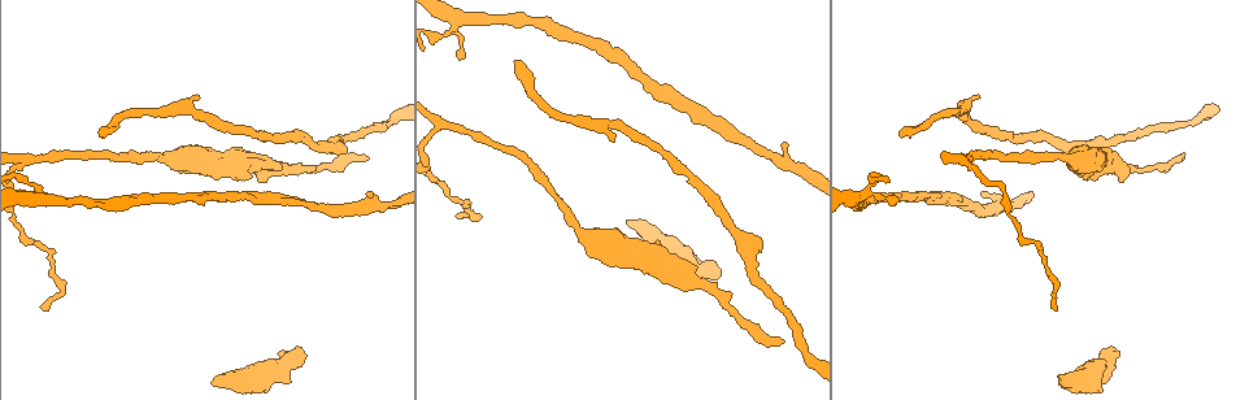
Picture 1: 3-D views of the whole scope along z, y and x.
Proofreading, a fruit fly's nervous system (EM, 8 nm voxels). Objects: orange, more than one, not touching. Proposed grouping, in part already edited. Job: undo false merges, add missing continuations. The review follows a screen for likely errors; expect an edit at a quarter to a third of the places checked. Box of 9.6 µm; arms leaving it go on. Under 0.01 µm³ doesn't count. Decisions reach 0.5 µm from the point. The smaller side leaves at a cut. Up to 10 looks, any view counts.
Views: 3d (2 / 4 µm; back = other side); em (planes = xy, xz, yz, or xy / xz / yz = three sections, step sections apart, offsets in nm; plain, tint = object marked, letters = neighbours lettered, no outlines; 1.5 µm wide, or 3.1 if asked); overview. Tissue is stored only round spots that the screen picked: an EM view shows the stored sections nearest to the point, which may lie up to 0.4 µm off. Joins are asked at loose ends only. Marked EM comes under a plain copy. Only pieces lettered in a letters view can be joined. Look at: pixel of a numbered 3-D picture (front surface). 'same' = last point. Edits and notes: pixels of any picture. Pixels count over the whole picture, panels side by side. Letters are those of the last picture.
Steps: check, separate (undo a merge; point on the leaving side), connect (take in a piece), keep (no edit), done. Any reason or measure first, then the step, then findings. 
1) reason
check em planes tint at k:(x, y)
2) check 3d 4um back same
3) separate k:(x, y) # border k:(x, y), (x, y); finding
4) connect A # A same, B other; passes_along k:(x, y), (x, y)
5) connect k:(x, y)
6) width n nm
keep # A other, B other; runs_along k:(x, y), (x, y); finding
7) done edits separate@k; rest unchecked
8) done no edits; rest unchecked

thin end
check em planes tint at 1:(367, 157)

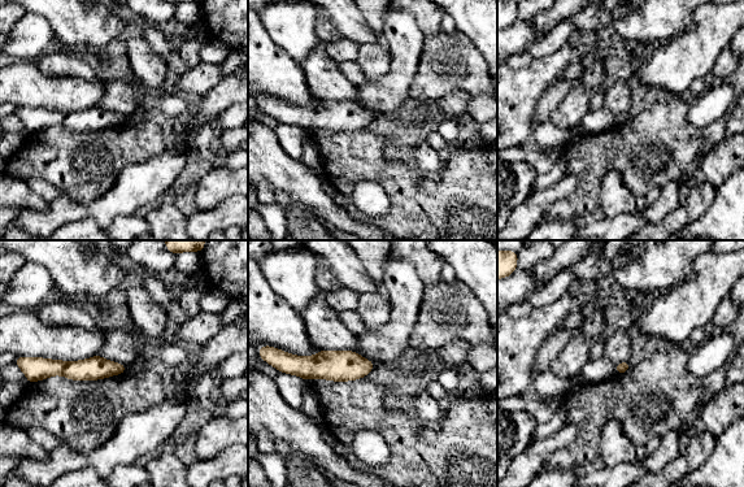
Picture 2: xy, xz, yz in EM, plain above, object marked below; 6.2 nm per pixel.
what lies round it
check em planes letters same

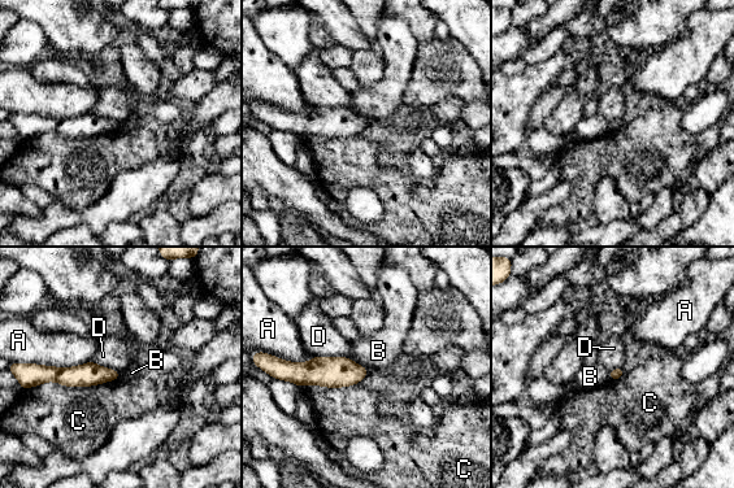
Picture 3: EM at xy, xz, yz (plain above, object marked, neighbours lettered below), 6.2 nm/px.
keep # A other, B other, C other, D other; border 3:(313, 354), (346, 356), (369, 373); none of them fits

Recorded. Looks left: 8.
free end
check em planes letters at 1:(458, 55)

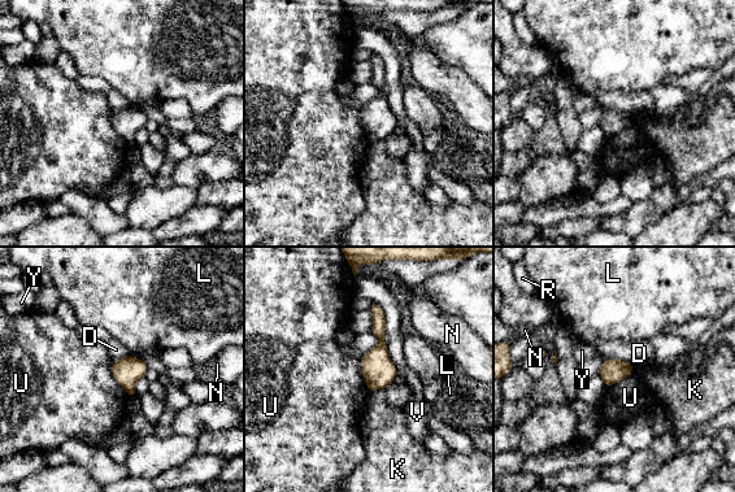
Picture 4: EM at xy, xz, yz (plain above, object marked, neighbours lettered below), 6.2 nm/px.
longest_contact U 260 nm
keep # D other, K other, L other, N other, R other, U other, V other, Y other; border 4:(112, 361), (112, 377), (130, 397); none of them fits

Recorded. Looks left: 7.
thin end
check 3d 2um at 1:(901, 132)

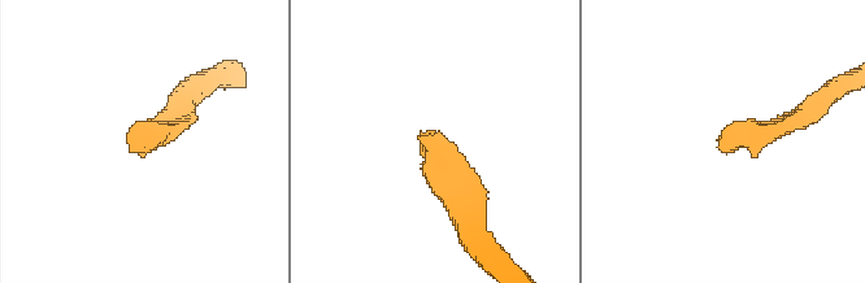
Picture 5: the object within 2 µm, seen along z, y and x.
now the EM
check em xz step 4 tint at 5:(719, 137)

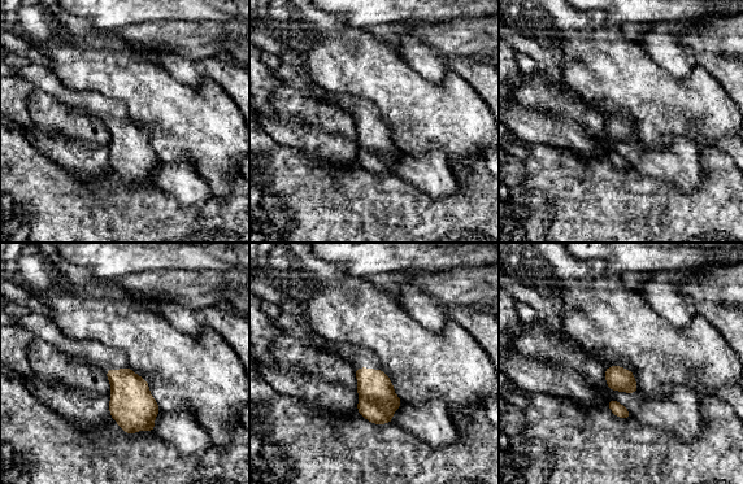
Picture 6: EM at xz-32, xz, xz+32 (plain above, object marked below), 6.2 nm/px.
check em planes letters same

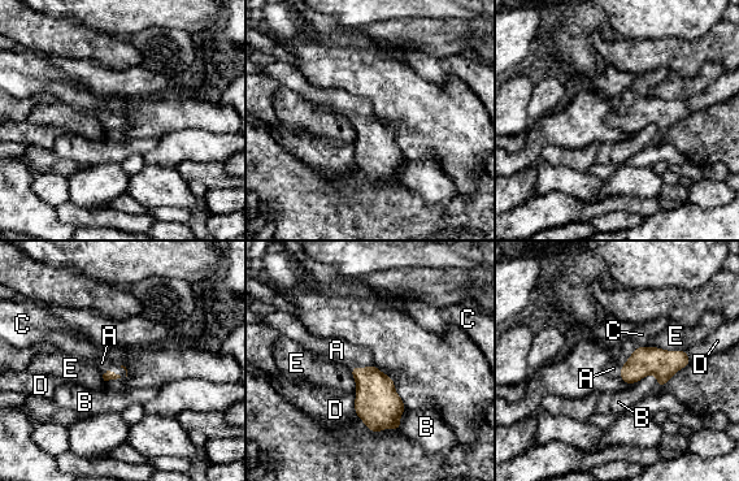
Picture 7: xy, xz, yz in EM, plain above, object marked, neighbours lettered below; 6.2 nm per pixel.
connect A # A same, B other, C other, D other, E other; passes_along 7:(113, 376), (112, 372), (101, 363); it goes on there

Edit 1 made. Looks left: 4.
thin end
check em xz step 8 letters at 1:(43, 307)

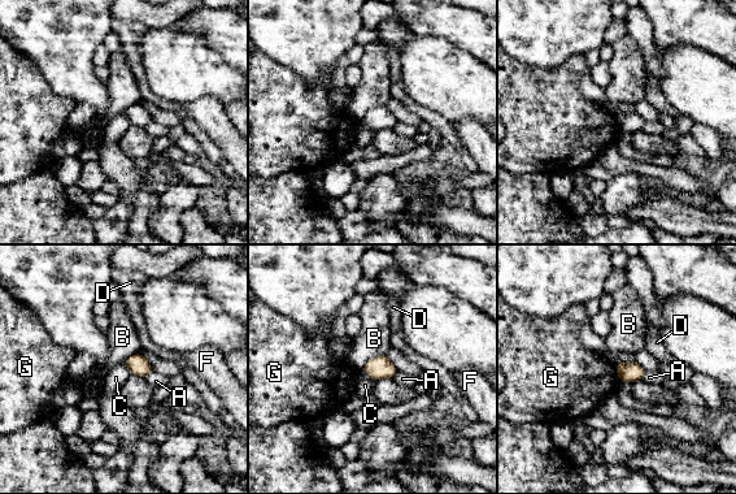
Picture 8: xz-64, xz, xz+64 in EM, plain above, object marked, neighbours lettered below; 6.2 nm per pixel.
keep # A other, B other, C other, D other, F other, G other; border 8:(123, 360), (130, 373); no lettered piece goes on from it

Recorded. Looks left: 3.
done edits connect@7; rest unchecked

